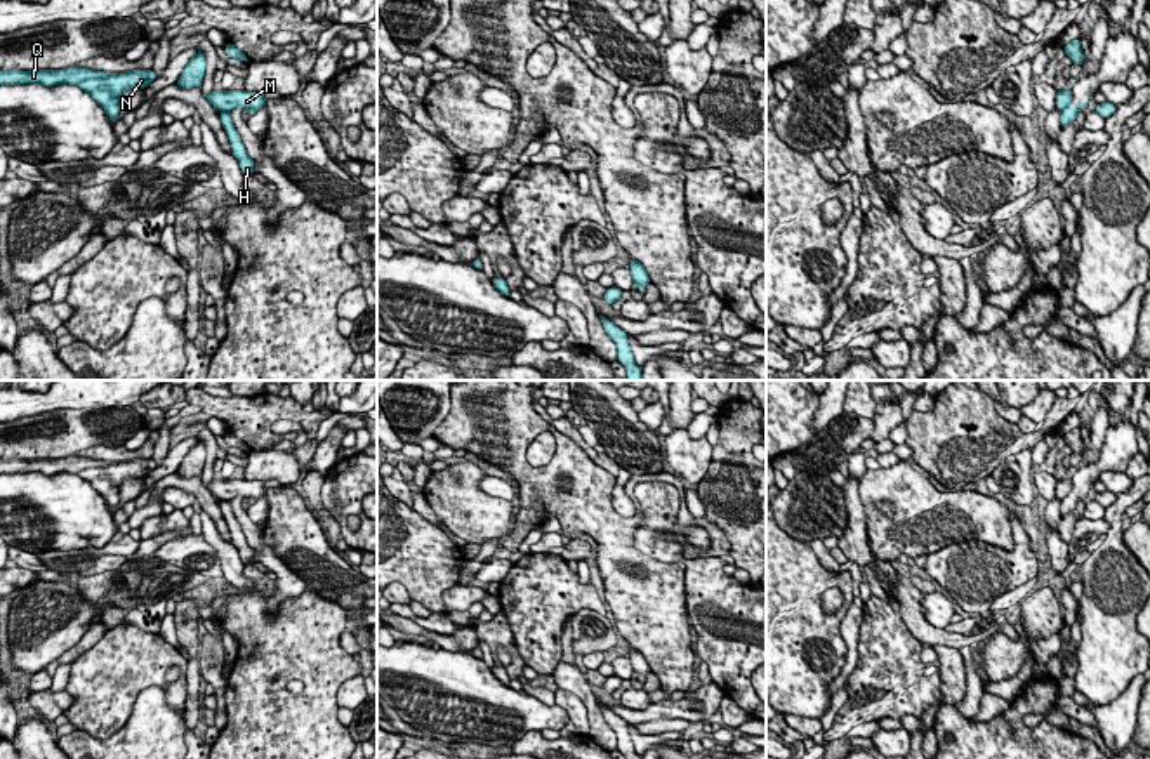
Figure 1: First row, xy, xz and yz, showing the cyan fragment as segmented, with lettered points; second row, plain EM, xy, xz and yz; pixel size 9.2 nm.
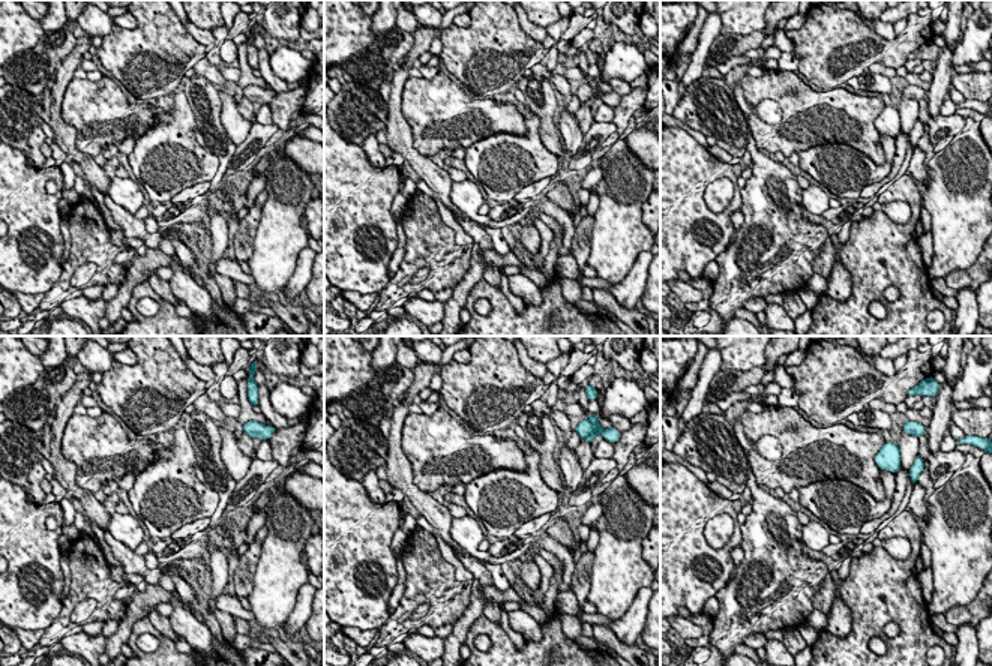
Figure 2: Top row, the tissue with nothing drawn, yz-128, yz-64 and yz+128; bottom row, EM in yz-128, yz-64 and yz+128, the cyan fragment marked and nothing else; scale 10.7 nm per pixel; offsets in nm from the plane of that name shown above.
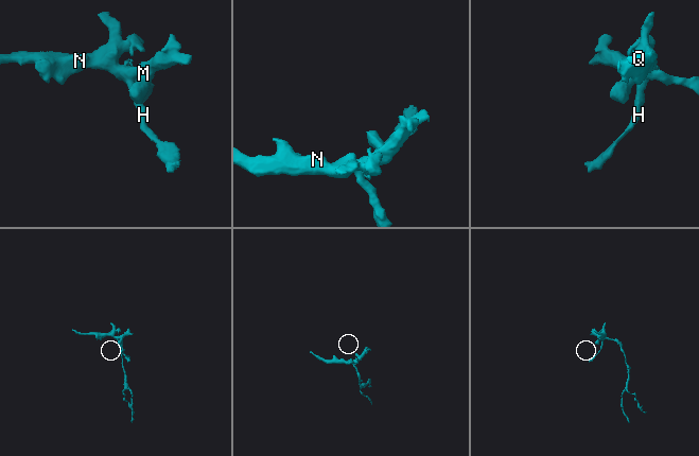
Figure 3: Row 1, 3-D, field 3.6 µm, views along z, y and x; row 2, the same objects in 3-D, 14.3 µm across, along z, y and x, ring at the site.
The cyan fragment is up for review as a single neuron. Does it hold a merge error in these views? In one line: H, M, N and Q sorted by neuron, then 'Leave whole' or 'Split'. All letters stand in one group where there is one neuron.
Groups: H / M N Q. Split

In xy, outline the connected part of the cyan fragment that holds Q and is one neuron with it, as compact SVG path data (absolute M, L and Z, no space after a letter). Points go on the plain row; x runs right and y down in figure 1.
M69 455L63 459L40 460L2 460L0 474L42 472L45 476L69 472L89 481L111 509L120 504L120 486L129 478L146 478L158 464L153 459L134 459L125 462L104 462L89 457Z

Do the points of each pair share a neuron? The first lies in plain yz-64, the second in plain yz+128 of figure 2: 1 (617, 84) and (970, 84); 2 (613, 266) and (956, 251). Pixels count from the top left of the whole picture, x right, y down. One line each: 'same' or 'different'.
1: same
2: same

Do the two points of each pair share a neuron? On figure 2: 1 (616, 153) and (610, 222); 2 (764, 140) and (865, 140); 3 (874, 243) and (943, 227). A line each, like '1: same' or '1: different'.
1: same
2: same
3: different

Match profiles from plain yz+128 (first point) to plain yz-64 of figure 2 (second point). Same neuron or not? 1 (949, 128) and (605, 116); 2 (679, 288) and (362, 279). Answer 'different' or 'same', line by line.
1: different
2: different

